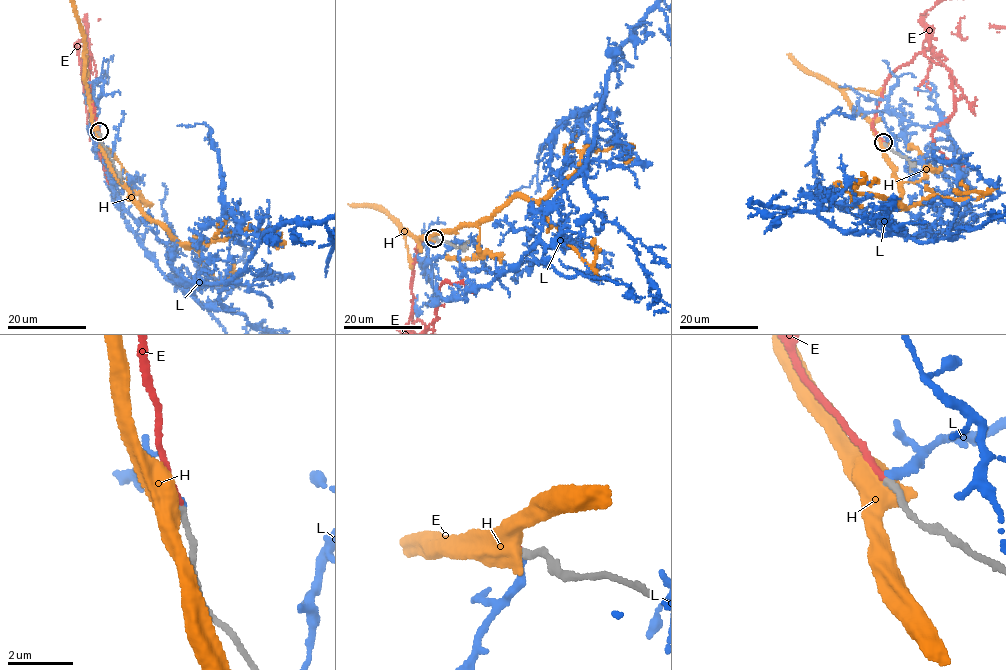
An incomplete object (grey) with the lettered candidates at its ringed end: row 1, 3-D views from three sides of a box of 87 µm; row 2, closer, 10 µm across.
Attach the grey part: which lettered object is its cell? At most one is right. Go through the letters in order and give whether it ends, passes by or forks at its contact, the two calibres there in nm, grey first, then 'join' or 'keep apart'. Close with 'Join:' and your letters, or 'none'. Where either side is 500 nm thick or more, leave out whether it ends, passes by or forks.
E: it ends; calibres 200 and 130 nm; join
H: calibres 200 and 600 nm; keep apart
L: it ends; calibres 200 and 240 nm; keep apart
Join: E

